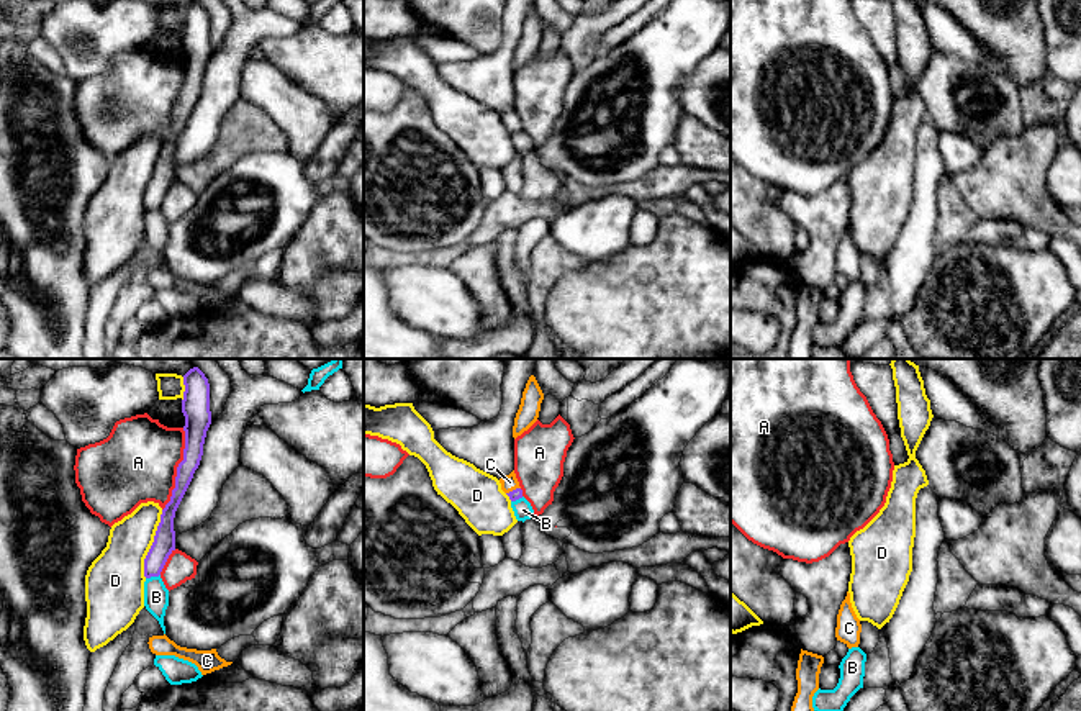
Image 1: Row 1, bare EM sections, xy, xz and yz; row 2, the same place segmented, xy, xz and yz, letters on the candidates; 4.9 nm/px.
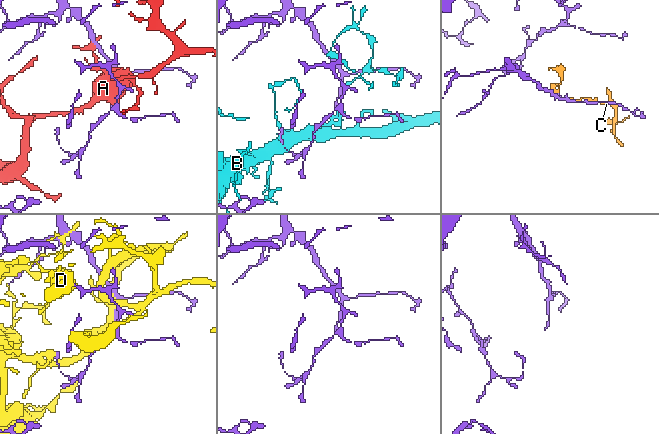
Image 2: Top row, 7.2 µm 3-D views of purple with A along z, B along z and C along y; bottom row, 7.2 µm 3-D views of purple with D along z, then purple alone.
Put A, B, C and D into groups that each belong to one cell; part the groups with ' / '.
A / B / C / D

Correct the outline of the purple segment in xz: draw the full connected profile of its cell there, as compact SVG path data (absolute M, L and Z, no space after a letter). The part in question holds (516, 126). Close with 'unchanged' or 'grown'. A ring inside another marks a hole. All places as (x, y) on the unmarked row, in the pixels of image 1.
M514 103L509 108L500 111L500 116L501 123L509 129L511 134L522 131L522 123L519 120Z; grown

